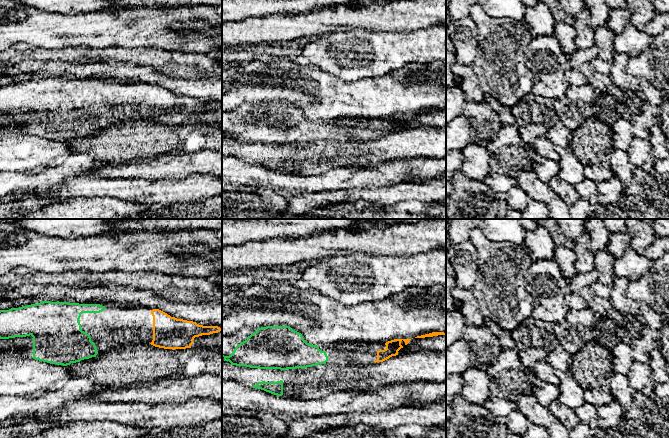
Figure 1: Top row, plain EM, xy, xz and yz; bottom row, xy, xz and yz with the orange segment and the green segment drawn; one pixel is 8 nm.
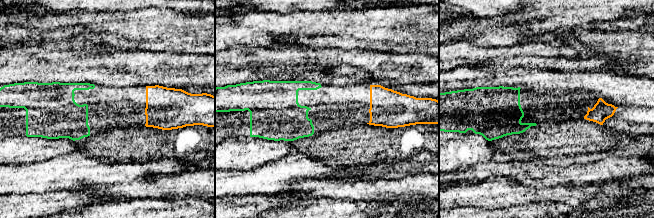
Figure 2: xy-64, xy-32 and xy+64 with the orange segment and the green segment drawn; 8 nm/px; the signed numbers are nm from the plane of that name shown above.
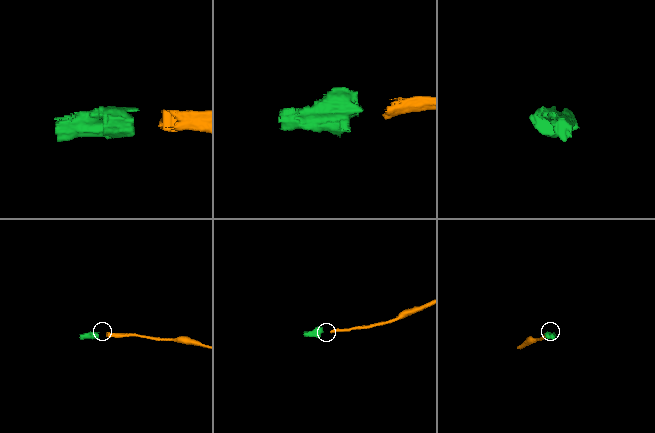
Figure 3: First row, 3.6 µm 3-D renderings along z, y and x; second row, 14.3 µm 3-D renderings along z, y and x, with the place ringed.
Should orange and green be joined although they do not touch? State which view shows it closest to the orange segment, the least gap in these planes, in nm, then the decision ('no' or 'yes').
view xy; gap 380 nm; yes

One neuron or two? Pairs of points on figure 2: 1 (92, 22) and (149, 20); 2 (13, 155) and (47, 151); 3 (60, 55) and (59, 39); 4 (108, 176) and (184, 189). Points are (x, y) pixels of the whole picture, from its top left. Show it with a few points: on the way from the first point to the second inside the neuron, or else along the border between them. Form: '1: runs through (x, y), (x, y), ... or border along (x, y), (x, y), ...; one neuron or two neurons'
1: runs through (106, 23), (135, 23); one neuron
2: runs through (21, 151), (39, 151); one neuron
3: border along (37, 45), (51, 49), (84, 50); two neurons
4: border along (158, 176), (112, 185); two neurons

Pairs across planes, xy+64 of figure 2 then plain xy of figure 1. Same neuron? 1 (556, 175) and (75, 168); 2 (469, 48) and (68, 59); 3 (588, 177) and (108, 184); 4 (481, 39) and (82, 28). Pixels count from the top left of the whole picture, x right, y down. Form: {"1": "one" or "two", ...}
{"1": "two", "2": "one", "3": "two", "4": "one"}

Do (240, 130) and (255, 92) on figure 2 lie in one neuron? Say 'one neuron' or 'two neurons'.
one neuron

